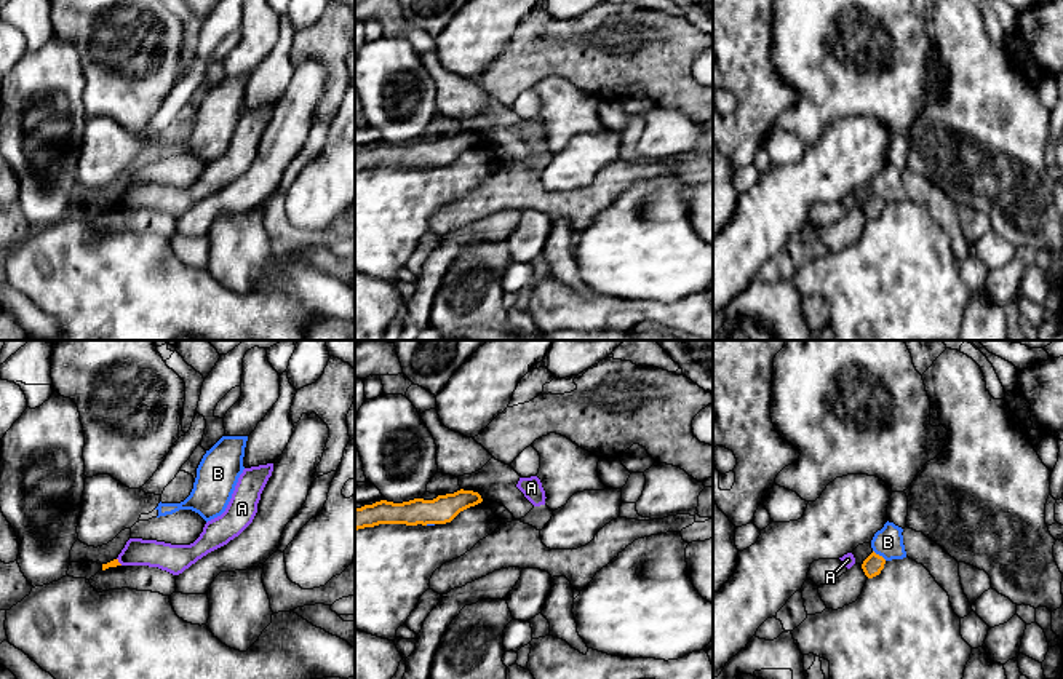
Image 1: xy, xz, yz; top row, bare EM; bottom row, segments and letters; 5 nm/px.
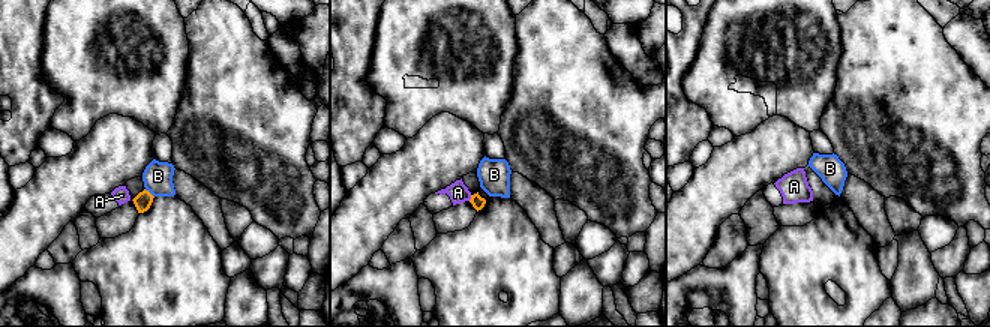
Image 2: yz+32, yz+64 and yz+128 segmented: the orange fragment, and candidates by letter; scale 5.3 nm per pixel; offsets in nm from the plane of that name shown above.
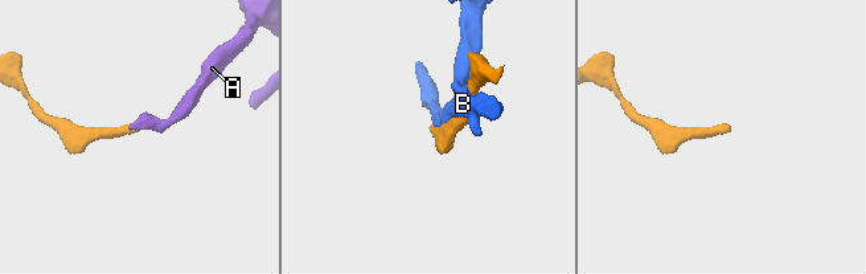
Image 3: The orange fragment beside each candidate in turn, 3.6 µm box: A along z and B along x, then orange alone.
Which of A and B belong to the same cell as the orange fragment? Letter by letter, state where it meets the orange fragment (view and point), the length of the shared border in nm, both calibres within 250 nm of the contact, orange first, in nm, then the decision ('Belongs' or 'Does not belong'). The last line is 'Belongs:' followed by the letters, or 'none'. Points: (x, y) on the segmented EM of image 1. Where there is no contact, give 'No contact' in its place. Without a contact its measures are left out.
A: Touches orange at xy (117, 561). Shared border 50 nm. Thickness 40 nm (orange) against 140 nm. Does not belong
B: Touches orange at yz (878, 555). Shared border 90 nm. Thickness 100 nm (orange) against 150 nm. Does not belong
Belongs: none

